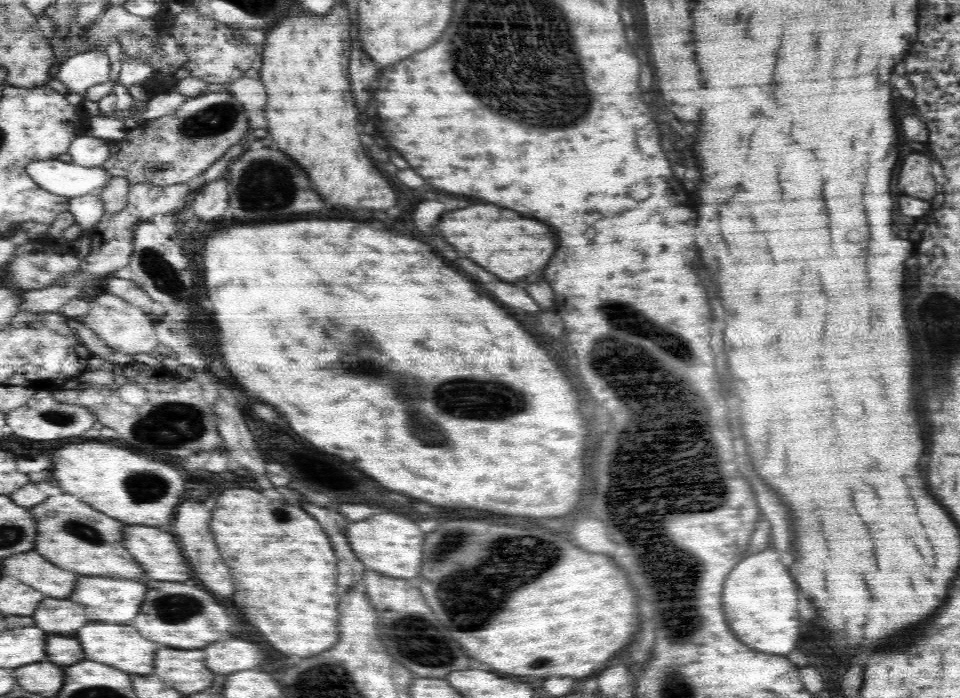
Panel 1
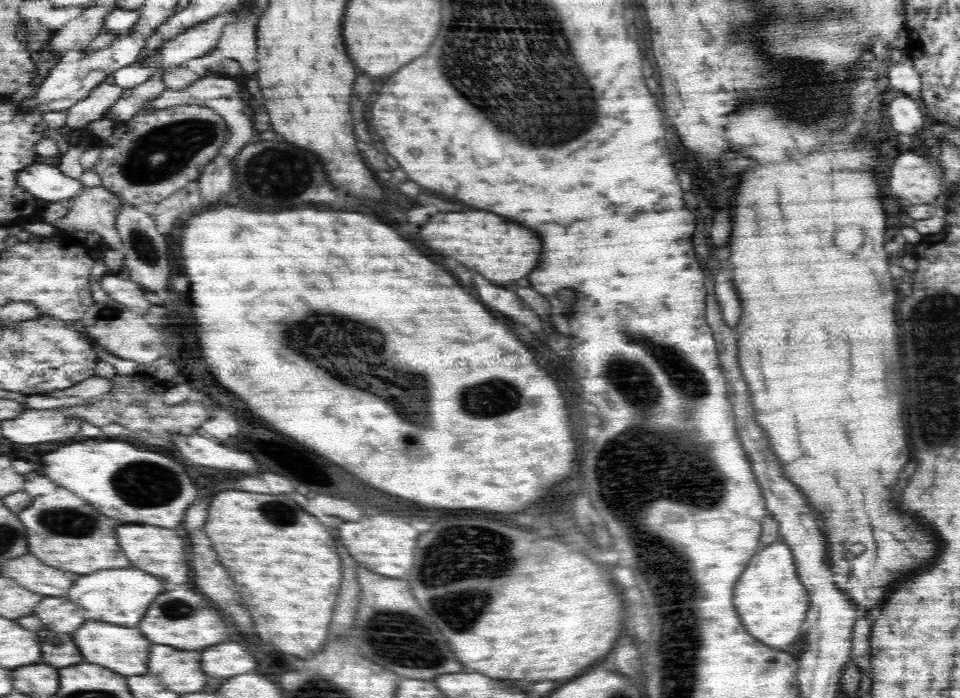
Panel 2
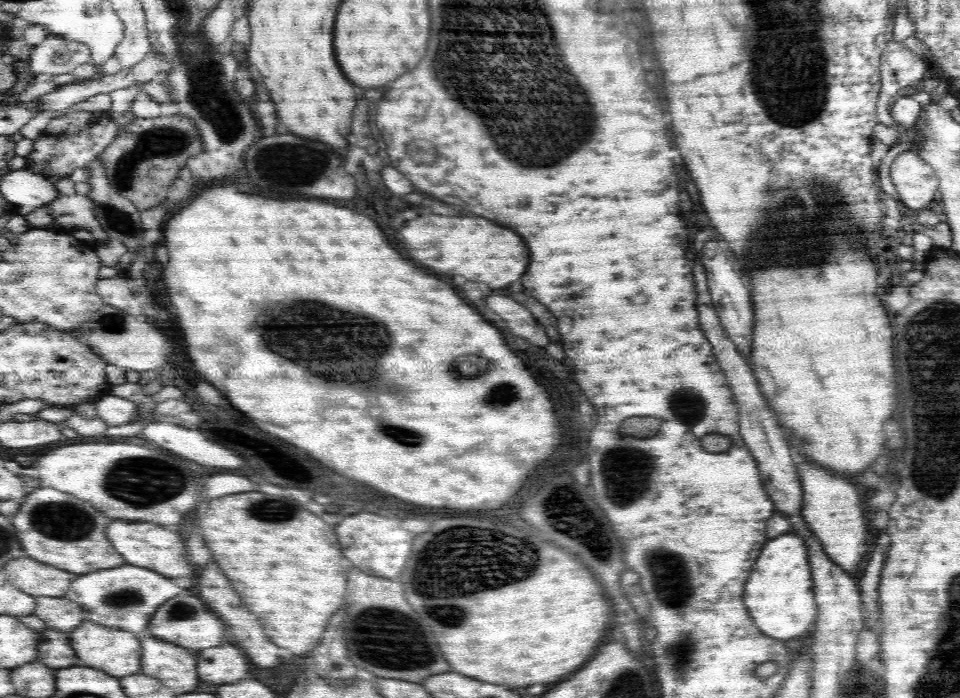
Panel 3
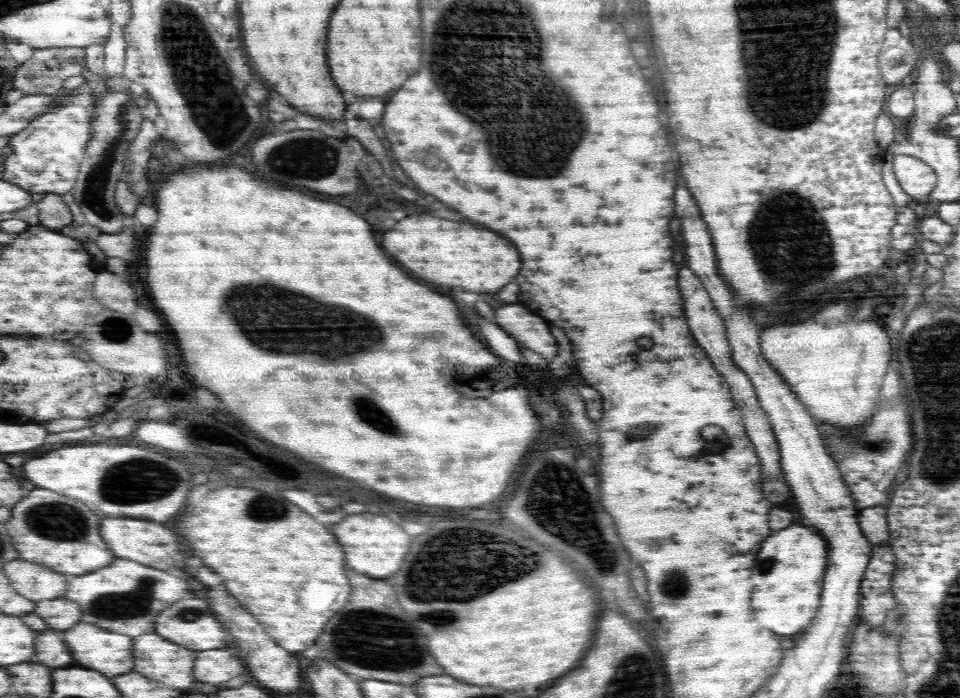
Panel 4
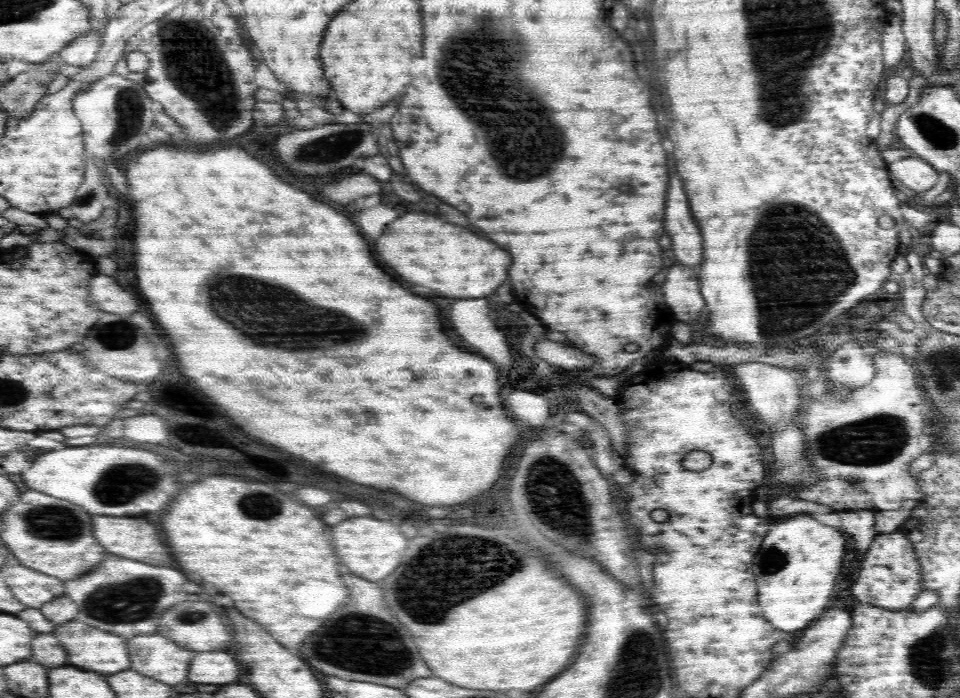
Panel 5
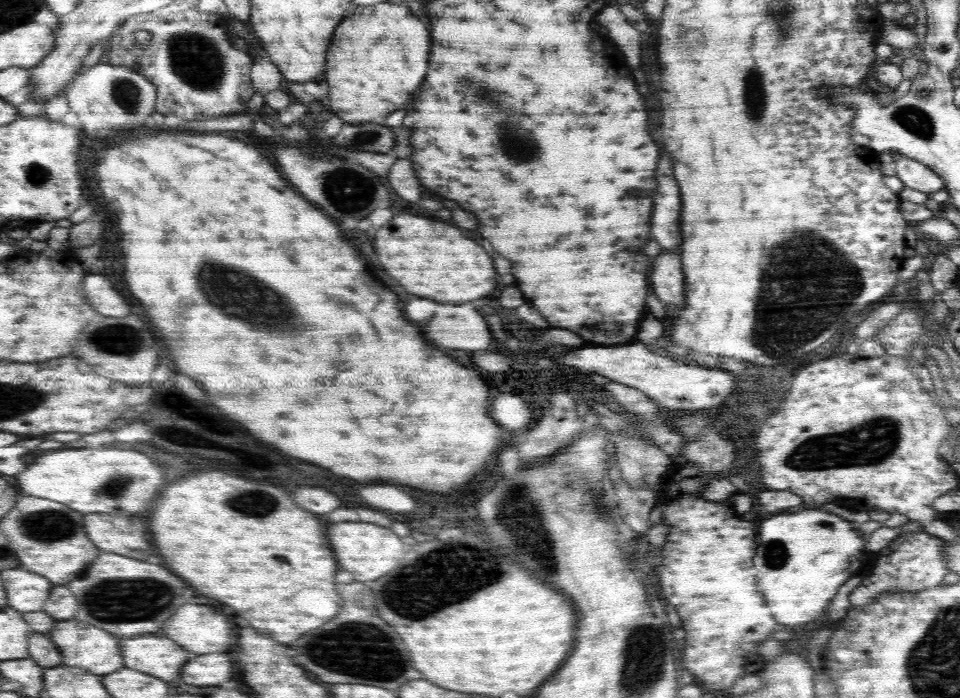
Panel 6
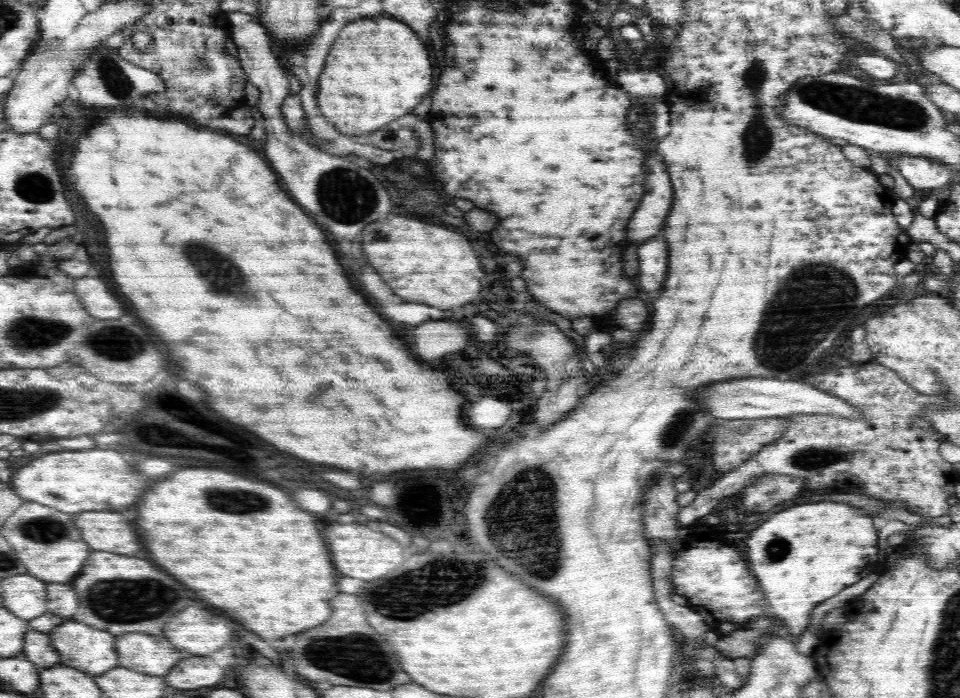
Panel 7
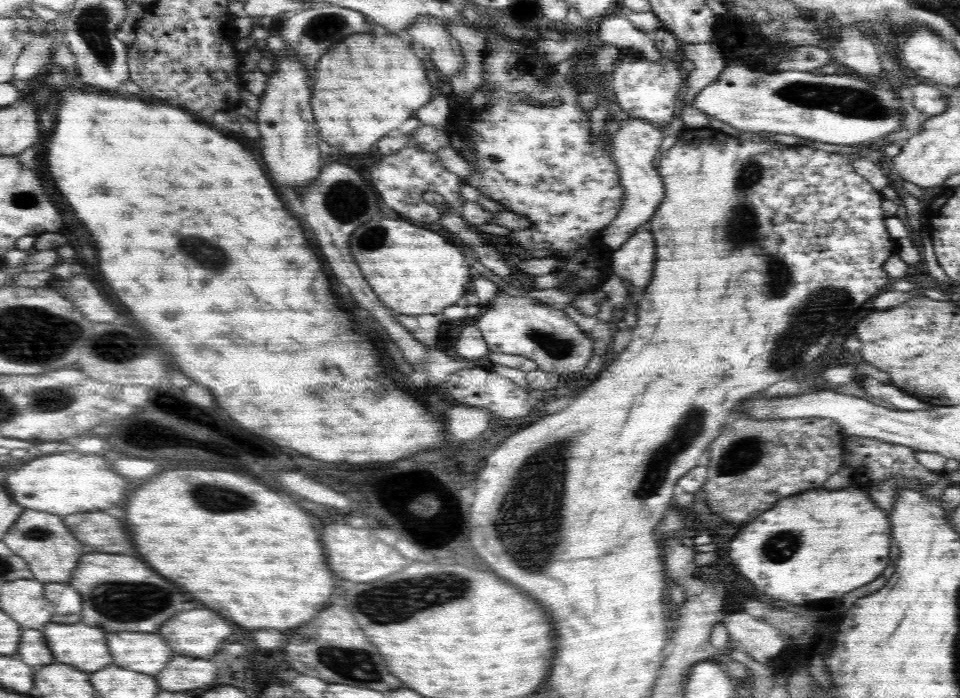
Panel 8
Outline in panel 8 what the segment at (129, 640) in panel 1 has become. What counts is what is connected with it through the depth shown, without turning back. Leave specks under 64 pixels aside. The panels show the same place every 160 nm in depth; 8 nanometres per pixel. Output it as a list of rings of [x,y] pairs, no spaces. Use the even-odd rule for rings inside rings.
[[[46,624],[44,636],[56,662],[72,664],[82,672],[96,672],[112,664],[106,631],[78,624]]]

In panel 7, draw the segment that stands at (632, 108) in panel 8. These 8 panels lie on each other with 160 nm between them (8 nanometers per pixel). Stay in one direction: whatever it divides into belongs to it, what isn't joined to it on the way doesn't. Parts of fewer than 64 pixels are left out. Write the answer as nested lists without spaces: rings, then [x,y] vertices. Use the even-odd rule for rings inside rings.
[[[638,68],[638,70],[620,70],[618,74],[618,84],[628,92],[630,98],[638,98],[640,104],[650,104],[652,98],[662,100],[665,95],[666,80],[661,73],[648,68]]]

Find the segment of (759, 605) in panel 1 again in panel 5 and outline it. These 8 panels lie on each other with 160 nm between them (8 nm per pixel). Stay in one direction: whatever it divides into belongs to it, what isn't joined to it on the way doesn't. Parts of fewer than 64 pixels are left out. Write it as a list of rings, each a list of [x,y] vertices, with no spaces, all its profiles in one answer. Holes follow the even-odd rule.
[[[794,516],[784,518],[778,524],[772,526],[772,530],[766,533],[762,542],[762,548],[752,564],[752,572],[758,582],[758,600],[762,606],[764,618],[778,630],[794,632],[804,630],[810,626],[810,622],[816,621],[830,604],[830,598],[836,588],[836,580],[843,572],[845,563],[849,560],[850,552],[846,556],[846,546],[850,546],[848,538],[832,526],[824,525],[812,516]]]

